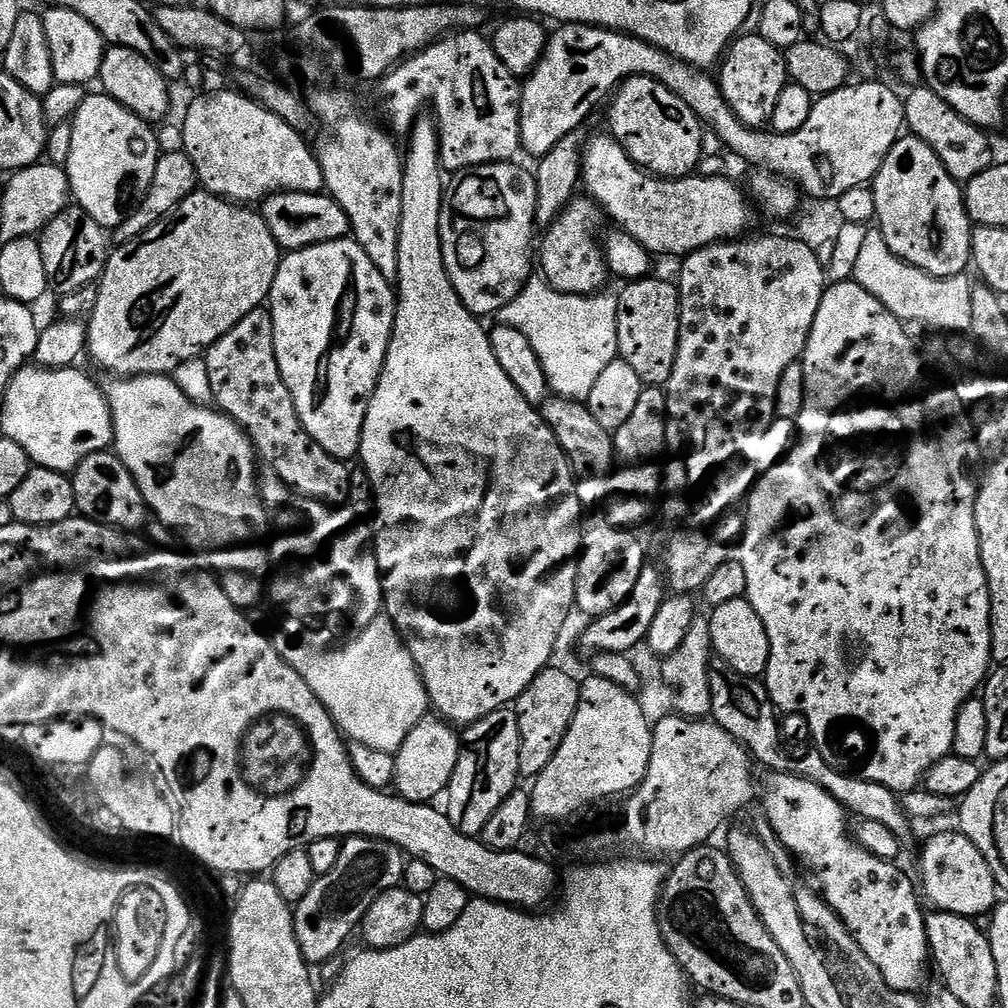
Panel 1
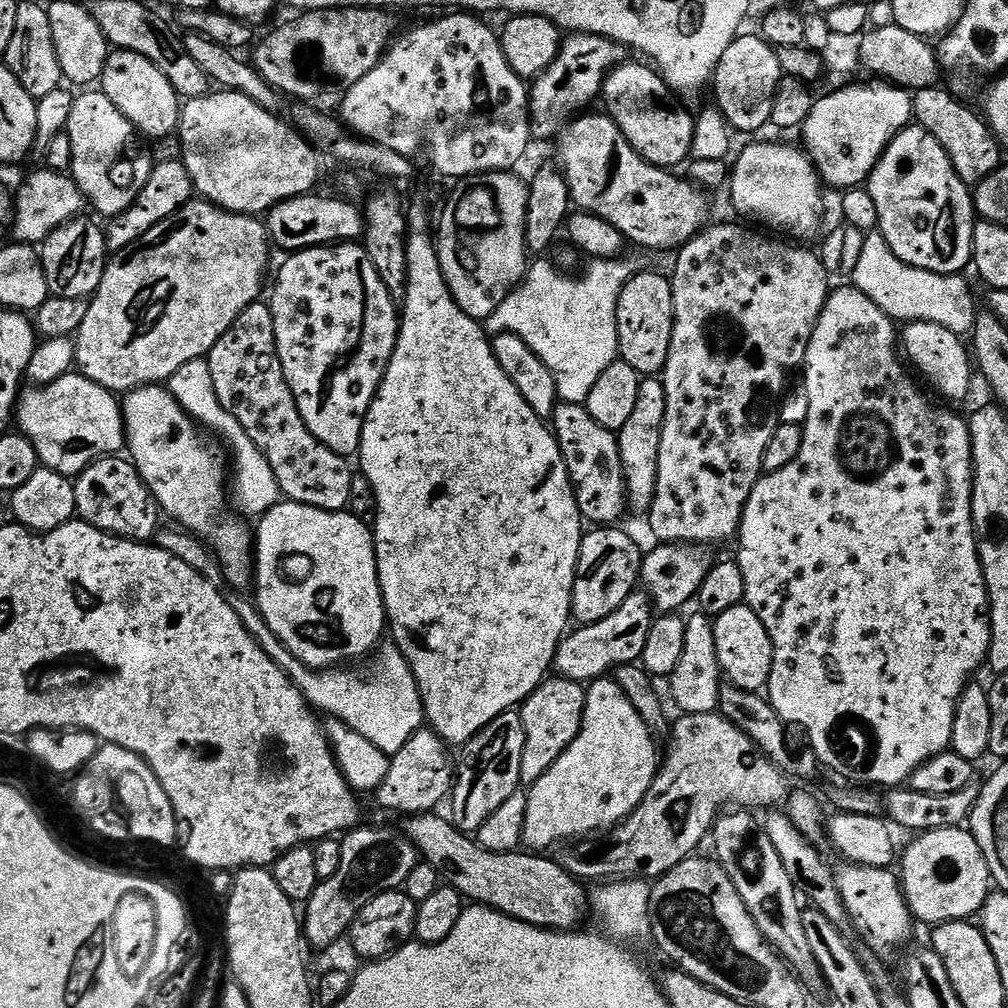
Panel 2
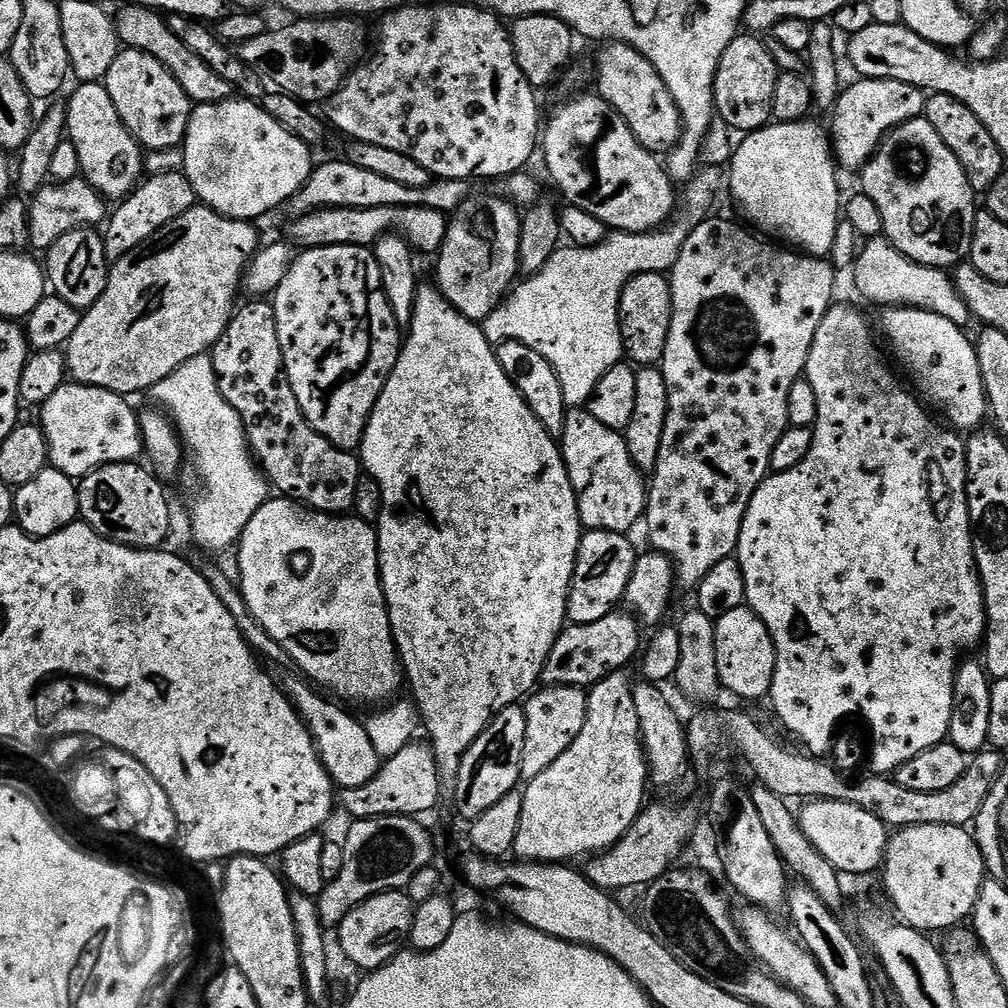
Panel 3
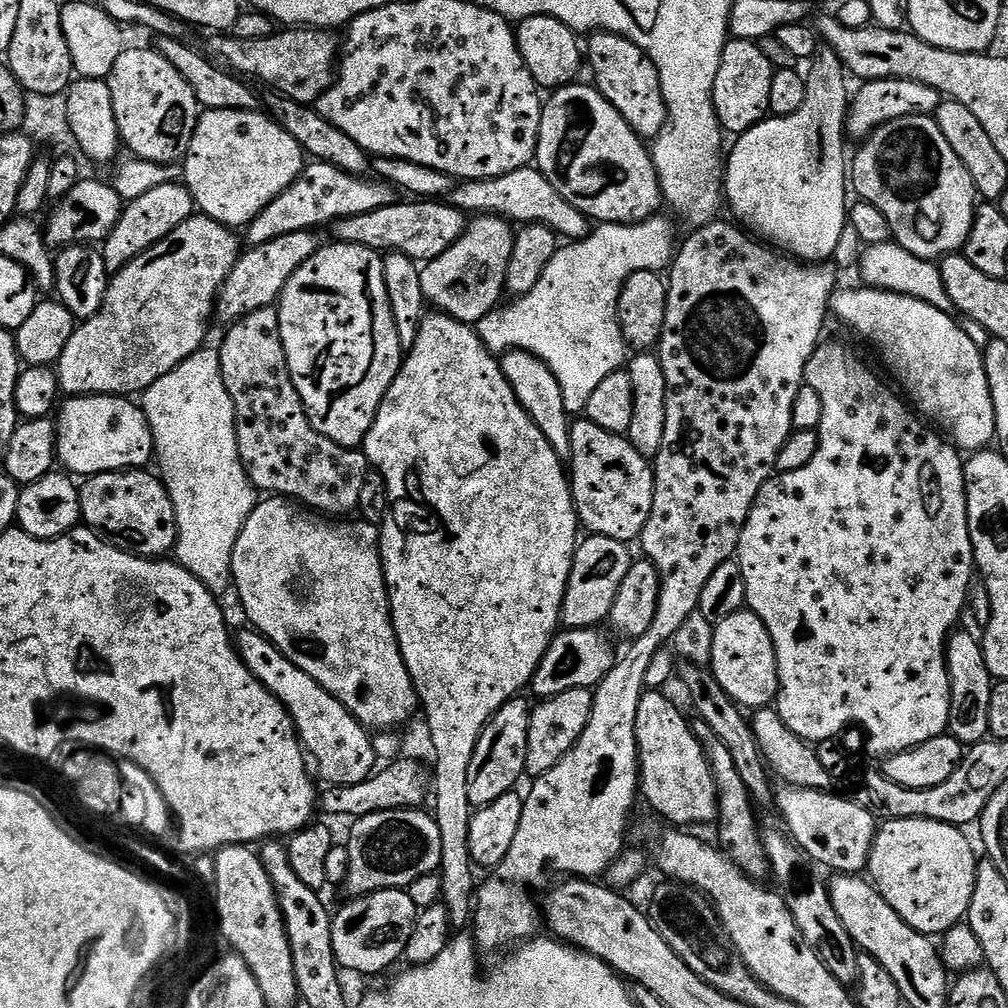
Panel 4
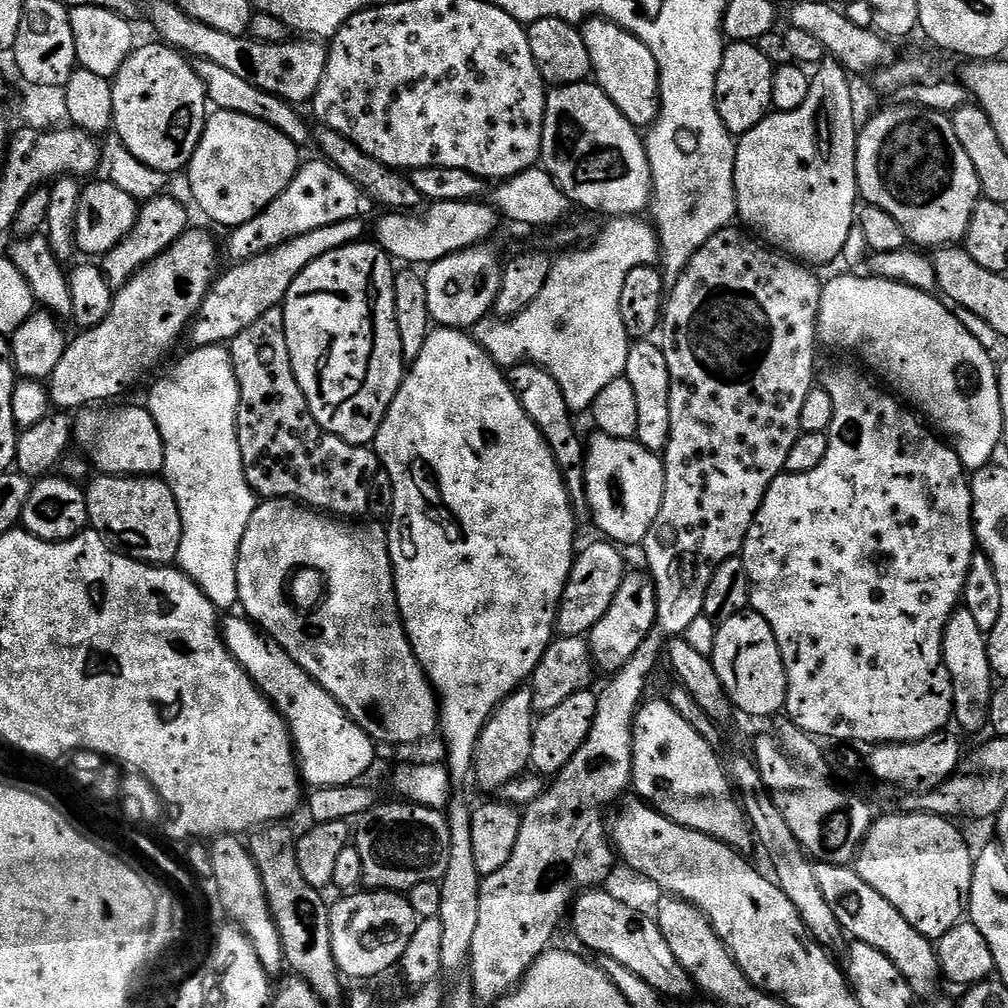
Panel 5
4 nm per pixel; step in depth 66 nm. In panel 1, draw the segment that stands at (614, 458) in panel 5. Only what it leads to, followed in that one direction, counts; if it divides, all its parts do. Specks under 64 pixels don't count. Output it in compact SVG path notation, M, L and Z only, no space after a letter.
M549 395L538 411L541 418L550 426L554 438L558 438L558 446L566 454L572 474L576 478L576 493L581 505L596 504L607 501L610 495L610 477L614 472L614 436L606 431L590 414L587 403L570 398Z

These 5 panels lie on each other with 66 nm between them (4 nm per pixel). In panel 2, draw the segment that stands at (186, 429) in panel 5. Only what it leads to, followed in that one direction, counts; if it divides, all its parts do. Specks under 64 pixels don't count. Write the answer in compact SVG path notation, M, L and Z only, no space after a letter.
M207 359L186 362L186 366L182 366L182 370L175 372L166 382L166 387L168 393L180 403L185 414L196 421L201 429L219 438L223 447L230 453L230 464L234 469L234 475L230 480L230 500L235 511L244 518L259 518L269 512L275 504L281 503L282 493L278 486L278 478L274 478L274 470L270 470L266 454L262 454L262 450L258 450L258 446L250 442L250 434L242 430L242 422L238 422L238 418L234 418L234 414L230 414L230 410L226 410L222 402L218 402L218 394L214 394L214 378L210 378Z

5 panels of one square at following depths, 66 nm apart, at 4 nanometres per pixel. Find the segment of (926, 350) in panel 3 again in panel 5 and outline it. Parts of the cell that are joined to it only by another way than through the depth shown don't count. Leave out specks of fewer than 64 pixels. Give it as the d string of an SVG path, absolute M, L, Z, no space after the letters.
M873 274L865 275L836 276L829 284L825 283L821 287L820 305L816 310L819 343L823 347L825 344L828 348L857 348L864 352L865 362L878 375L885 376L901 392L899 395L941 437L946 438L962 467L966 470L989 467L993 463L992 455L996 447L1005 439L1002 434L1002 402L998 394L997 365L994 360L992 364L979 338L971 336L956 321L957 313L931 291L911 288L906 283L884 280Z

